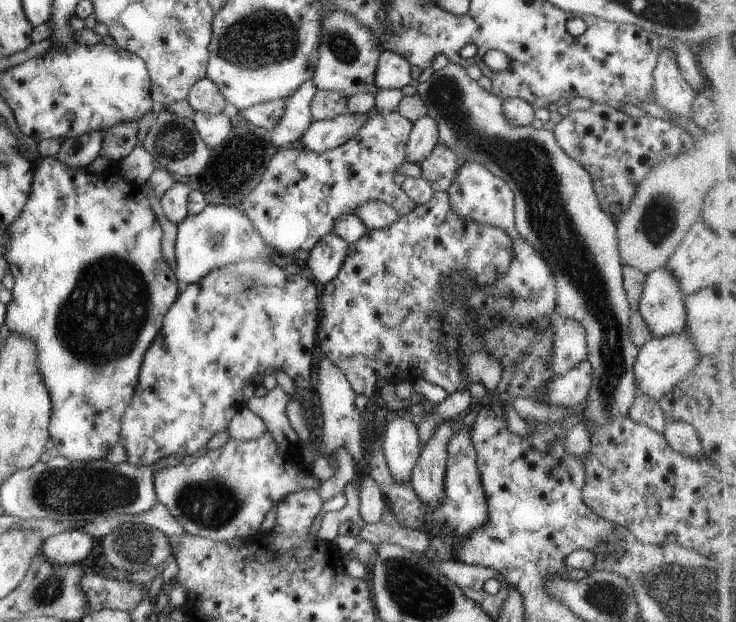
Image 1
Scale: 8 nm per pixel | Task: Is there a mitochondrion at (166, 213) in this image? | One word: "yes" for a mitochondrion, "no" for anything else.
no

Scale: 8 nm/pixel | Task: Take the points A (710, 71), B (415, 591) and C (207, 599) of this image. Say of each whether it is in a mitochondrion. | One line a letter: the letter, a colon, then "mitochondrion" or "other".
A: other
B: mitochondrion
C: other

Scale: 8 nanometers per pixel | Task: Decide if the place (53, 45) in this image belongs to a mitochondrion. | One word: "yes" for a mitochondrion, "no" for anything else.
no

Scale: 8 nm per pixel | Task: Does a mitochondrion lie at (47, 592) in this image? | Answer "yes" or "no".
yes

